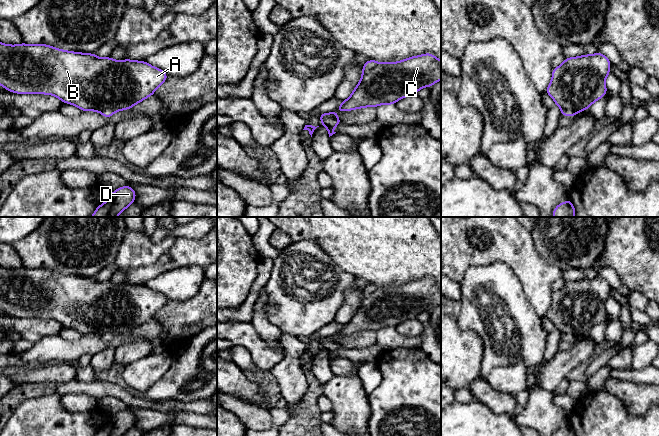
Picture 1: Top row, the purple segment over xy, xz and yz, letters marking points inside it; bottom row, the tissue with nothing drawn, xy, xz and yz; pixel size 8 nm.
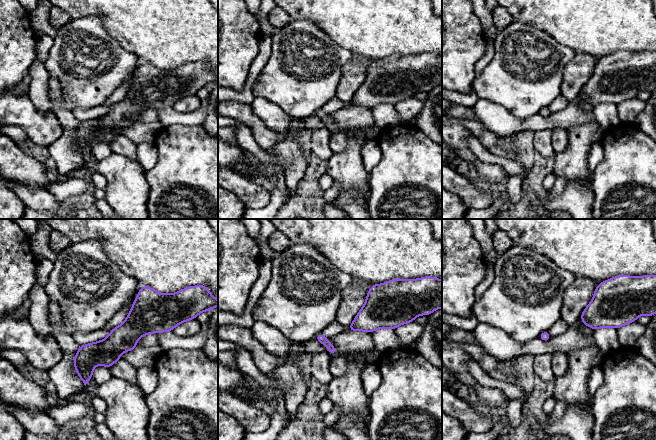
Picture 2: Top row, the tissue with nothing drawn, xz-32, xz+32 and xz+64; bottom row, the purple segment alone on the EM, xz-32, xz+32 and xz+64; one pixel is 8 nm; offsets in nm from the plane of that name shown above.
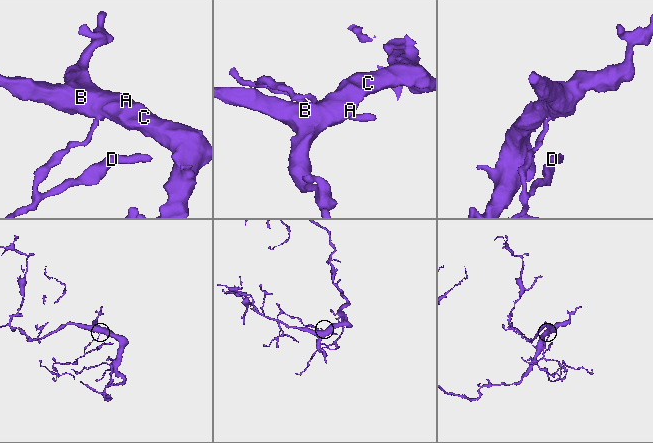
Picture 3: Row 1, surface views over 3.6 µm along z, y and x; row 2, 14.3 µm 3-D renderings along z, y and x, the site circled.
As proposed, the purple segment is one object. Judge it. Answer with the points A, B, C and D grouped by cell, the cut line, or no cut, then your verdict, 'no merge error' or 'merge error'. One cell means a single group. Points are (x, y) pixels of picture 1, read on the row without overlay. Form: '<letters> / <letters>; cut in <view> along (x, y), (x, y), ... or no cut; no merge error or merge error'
A B C / D; cut in xy along (98, 335), (113, 336); merge error

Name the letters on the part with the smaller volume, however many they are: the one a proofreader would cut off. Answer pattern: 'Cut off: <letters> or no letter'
Cut off: D

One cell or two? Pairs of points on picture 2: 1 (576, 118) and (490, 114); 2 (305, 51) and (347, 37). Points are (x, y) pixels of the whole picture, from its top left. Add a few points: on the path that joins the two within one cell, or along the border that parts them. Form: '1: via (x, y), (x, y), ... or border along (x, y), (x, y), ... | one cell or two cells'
1: via (555, 120), (550, 123), (511, 123) | one cell
2: border along (316, 25), (336, 43), (353, 54) | two cells

